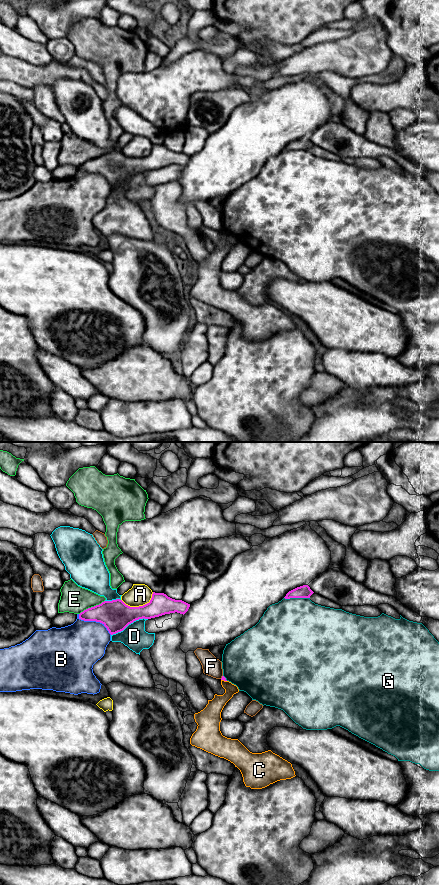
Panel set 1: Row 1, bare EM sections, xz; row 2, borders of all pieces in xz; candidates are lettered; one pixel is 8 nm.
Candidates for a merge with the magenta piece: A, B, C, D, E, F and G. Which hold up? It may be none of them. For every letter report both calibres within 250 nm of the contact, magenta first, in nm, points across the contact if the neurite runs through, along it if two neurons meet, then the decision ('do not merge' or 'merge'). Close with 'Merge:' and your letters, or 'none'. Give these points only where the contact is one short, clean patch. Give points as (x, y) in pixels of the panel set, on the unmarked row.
A: 240/180 nm | do not merge
B: 240/380 nm | do not merge
C: 30/140 nm | along xz (221, 231), (226, 233) | do not merge
D: 240/200 nm | do not merge
E: 240/220 nm | do not merge
F: 30/150 nm | do not merge
G: 100/500 nm | do not merge
Merge: none

